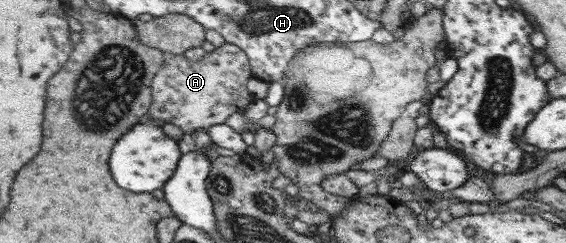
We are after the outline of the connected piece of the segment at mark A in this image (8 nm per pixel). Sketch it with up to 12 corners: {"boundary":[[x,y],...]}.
{"boundary":[[247,52],[165,53],[148,119],[185,134],[226,124],[256,97]]}

